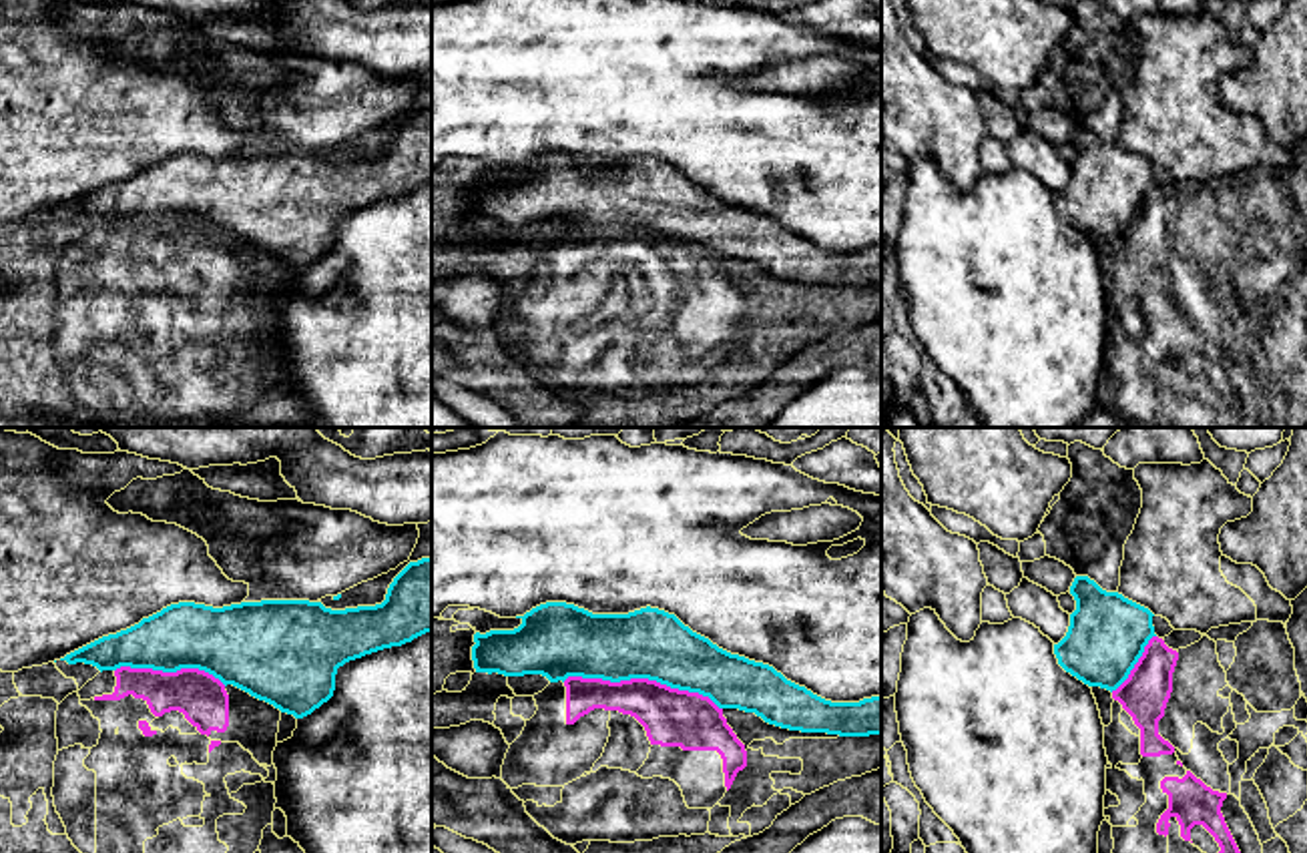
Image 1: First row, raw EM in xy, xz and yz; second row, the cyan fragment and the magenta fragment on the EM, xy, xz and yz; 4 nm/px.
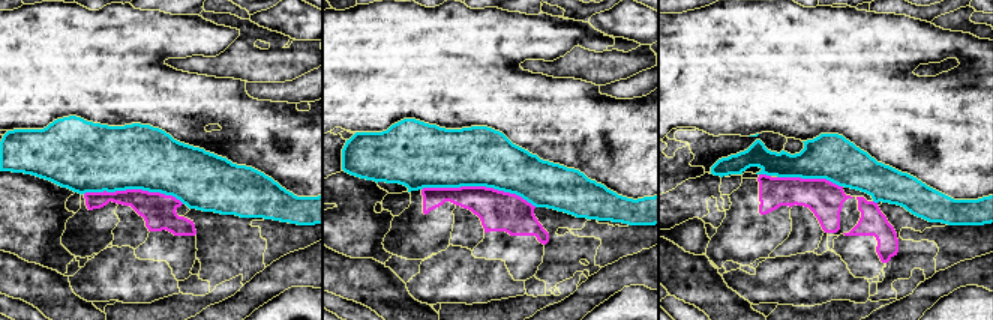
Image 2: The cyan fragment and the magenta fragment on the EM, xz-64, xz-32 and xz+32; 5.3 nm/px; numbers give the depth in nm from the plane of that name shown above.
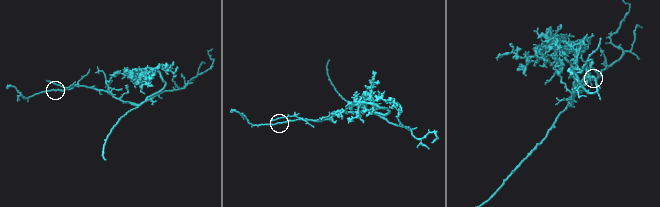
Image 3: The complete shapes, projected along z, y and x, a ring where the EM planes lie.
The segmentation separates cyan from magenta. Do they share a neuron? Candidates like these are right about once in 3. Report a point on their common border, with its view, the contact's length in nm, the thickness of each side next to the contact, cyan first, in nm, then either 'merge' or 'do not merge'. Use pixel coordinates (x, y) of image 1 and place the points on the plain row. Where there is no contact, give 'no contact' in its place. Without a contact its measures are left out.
contact xz (643, 227); length 650 nm; calibres 280 and 240 nm; do not merge

